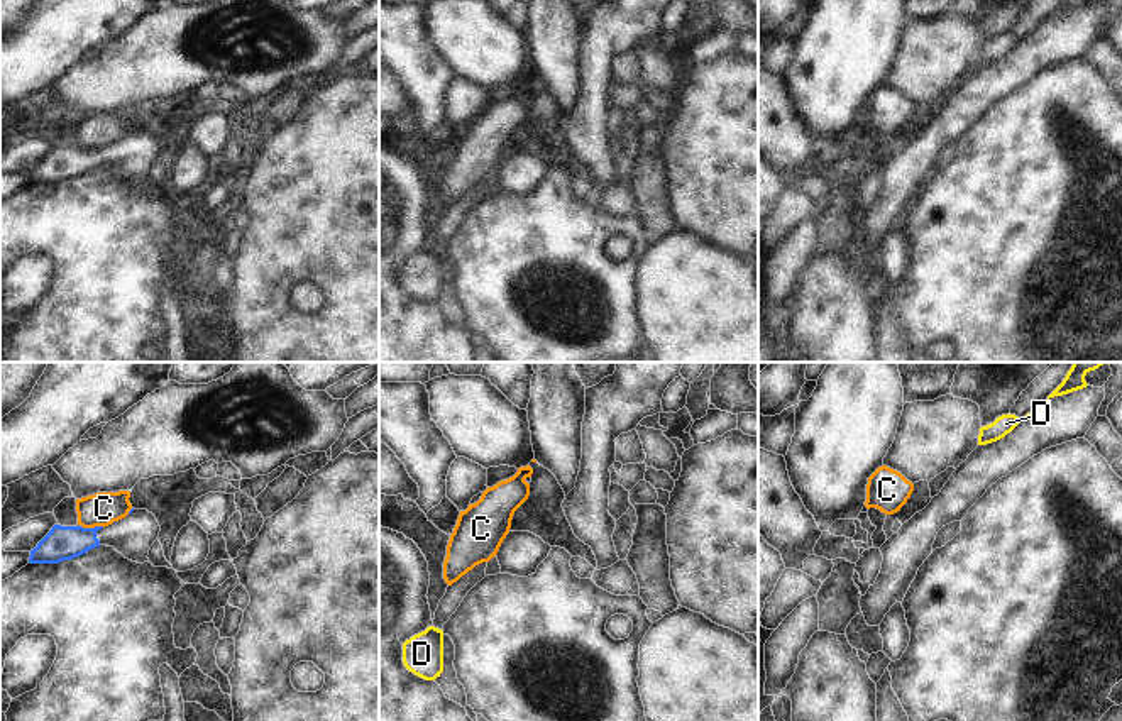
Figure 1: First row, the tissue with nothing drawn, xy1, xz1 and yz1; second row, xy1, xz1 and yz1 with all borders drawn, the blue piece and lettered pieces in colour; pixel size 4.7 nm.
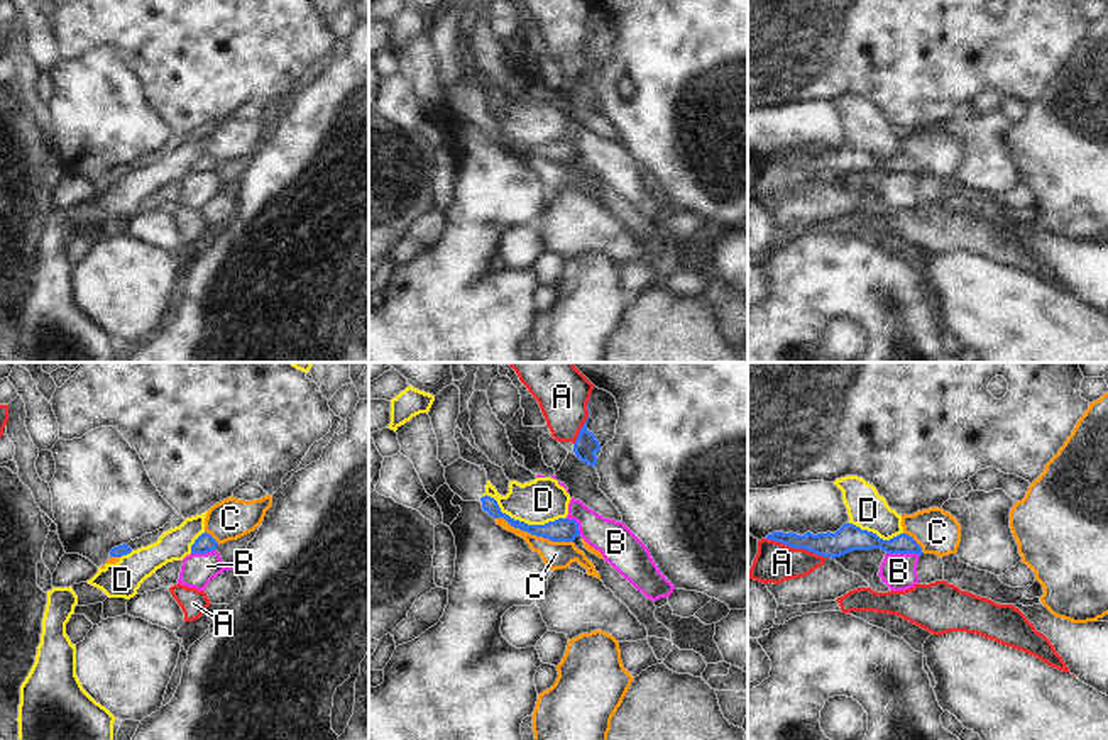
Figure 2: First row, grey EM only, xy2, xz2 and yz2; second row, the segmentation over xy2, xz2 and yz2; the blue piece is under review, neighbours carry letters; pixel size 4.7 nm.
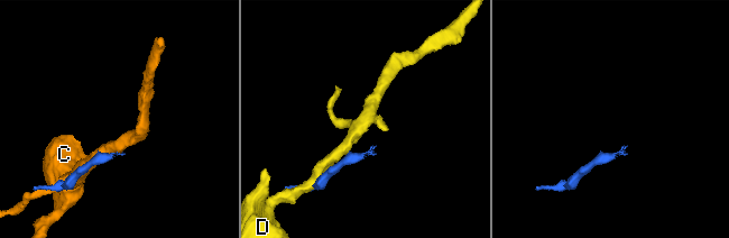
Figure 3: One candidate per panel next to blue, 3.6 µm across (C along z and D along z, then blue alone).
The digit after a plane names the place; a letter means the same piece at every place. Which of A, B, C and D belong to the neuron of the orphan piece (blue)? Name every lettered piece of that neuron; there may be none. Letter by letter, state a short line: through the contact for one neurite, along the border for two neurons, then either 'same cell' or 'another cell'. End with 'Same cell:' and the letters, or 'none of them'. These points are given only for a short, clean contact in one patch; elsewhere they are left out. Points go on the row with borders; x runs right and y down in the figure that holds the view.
A: yz2 (767, 537), (826, 557) | another cell
B: yz2 (887, 552), (916, 552), (919, 556) | another cell
C: another cell
D: another cell
Same cell: none of them

